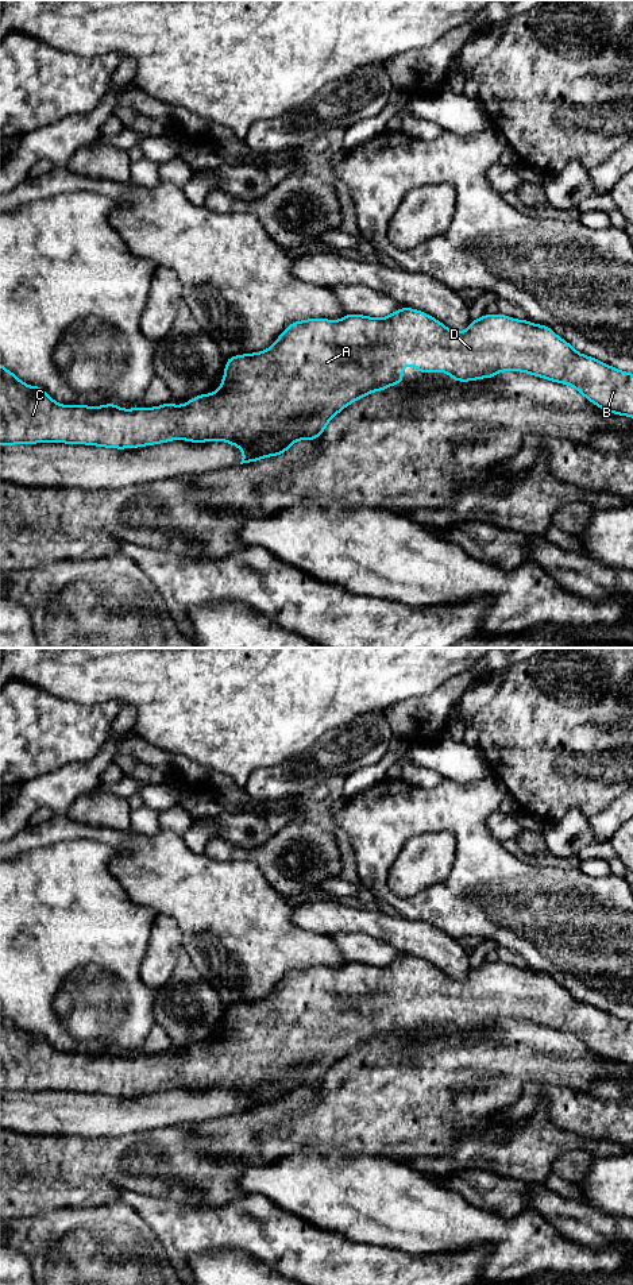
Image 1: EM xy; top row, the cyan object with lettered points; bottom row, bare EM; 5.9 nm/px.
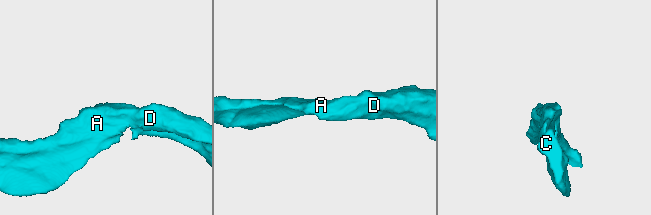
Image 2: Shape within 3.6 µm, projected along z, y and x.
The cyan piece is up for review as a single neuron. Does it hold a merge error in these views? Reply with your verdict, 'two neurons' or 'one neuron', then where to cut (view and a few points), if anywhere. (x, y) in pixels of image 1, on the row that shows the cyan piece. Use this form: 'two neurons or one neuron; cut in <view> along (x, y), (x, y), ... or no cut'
one neuron; no cut

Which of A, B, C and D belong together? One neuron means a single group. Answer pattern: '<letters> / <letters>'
A B C D

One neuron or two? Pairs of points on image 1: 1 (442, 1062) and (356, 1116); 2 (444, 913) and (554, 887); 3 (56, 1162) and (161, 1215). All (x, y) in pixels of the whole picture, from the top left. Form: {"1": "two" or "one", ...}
{"1": "one", "2": "one", "3": "two"}

